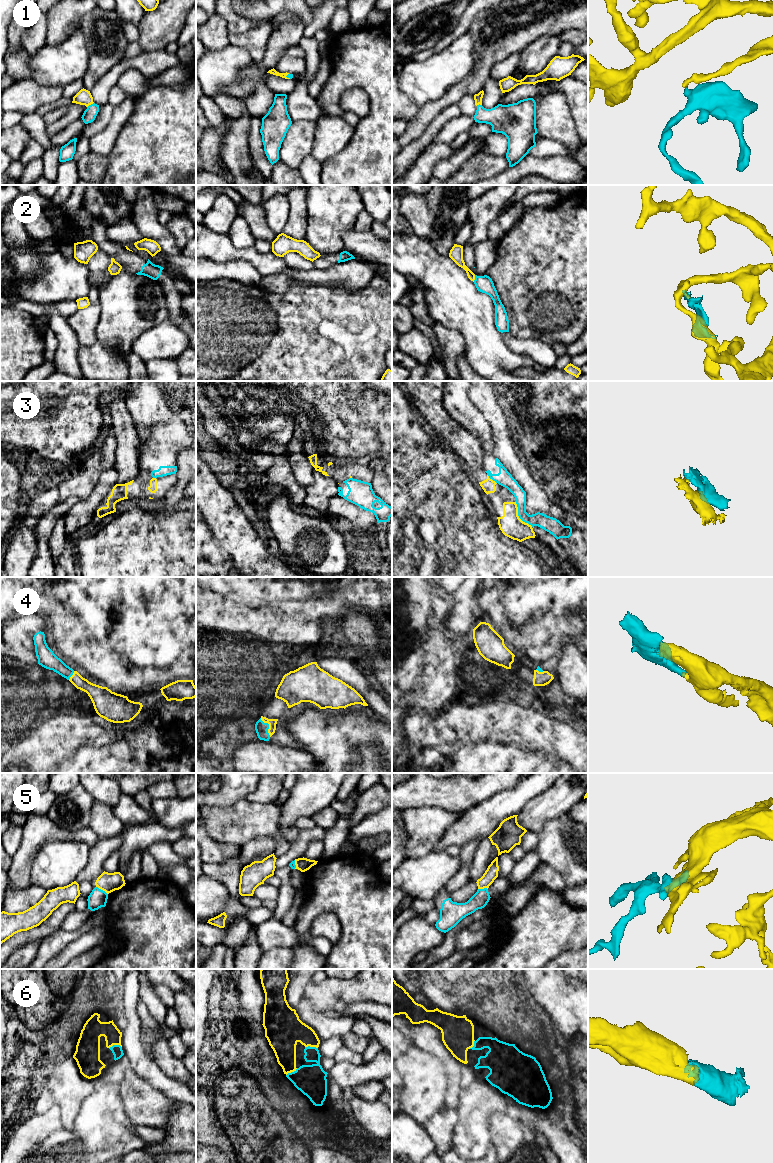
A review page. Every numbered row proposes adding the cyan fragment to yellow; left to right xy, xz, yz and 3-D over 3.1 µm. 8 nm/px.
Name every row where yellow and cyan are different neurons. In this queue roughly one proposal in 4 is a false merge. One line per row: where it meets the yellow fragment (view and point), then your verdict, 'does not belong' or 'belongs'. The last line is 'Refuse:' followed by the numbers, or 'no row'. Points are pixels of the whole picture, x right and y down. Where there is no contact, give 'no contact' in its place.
1: meets yellow in xy at (90, 104); belongs
2: meets yellow in yz at (474, 278); does not belong
3: meets yellow in yz at (518, 516); does not belong
4: meets yellow in xz at (269, 726); belongs
5: meets yellow in xy at (102, 889); does not belong
6: meets yellow in xy at (115, 1044); belongs
Refuse: 2, 3, 5

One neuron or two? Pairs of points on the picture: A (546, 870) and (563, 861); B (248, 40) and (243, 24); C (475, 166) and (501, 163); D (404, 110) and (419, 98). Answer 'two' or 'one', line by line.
A: two
B: two
C: one
D: two

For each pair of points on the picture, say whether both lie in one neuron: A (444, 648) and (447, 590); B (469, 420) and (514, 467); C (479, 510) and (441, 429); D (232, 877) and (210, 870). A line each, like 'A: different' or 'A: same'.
A: different
B: different
C: different
D: same

